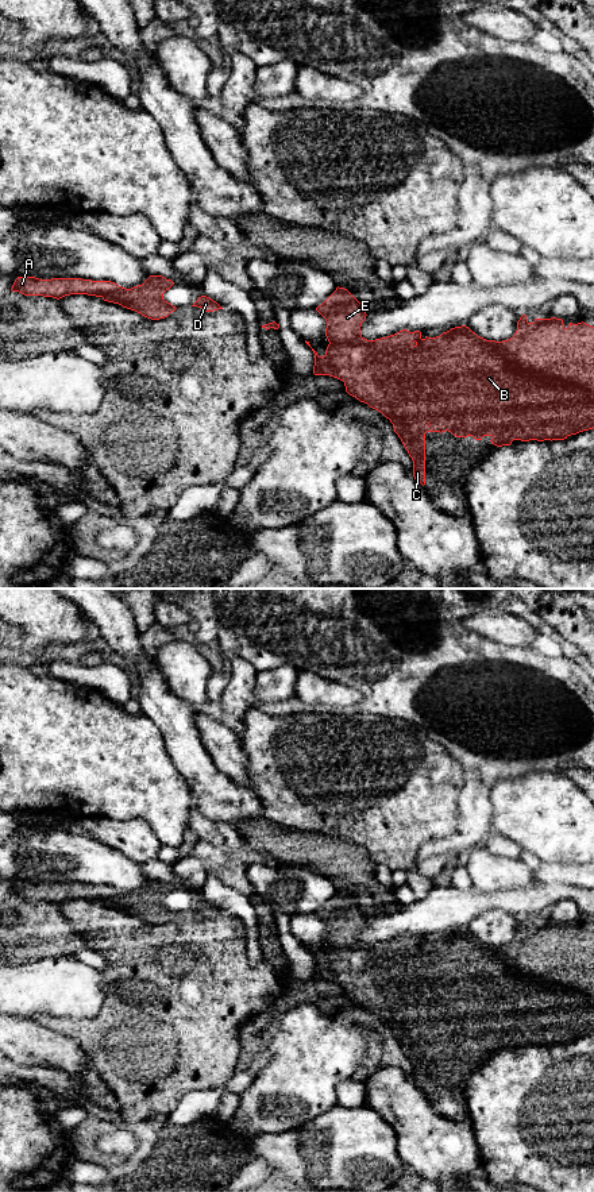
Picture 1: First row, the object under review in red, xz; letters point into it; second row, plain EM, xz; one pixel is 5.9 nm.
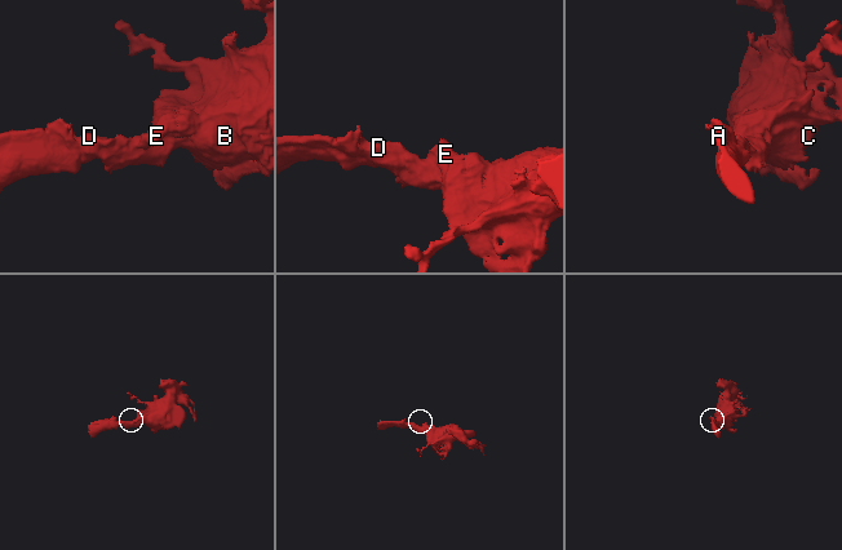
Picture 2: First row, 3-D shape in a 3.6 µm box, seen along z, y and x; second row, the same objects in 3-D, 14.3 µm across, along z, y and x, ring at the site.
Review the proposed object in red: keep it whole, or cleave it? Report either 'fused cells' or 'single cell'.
single cell

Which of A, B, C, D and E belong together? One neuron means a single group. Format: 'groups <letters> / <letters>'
groups A B C D E

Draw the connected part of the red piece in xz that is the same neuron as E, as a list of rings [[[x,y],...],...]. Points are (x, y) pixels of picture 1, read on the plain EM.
[[[336,892],[336,895],[321,909],[316,913],[316,915],[325,923],[327,926],[327,933],[325,933],[325,941],[329,946],[327,954],[325,954],[325,960],[324,961],[319,961],[317,957],[312,953],[313,958],[315,958],[315,971],[313,971],[313,979],[315,980],[329,980],[333,983],[338,983],[340,985],[344,987],[346,991],[346,996],[355,1002],[356,1004],[359,1004],[360,1007],[367,1008],[370,1012],[381,1017],[386,1023],[390,1025],[390,1027],[393,1029],[394,1037],[398,1039],[398,1042],[401,1044],[405,1054],[408,1056],[409,1061],[413,1065],[413,1081],[414,1084],[421,1088],[423,1091],[425,1089],[425,1038],[427,1037],[451,1037],[454,1041],[456,1042],[467,1042],[467,1041],[472,1041],[475,1045],[482,1045],[483,1041],[491,1041],[493,1044],[490,1045],[491,1049],[497,1050],[497,1052],[502,1052],[502,1050],[510,1050],[513,1045],[521,1045],[521,1046],[529,1046],[529,1045],[537,1045],[537,1046],[544,1046],[544,1045],[564,1045],[571,1039],[576,1039],[579,1037],[583,1035],[589,1035],[594,1033],[594,931],[586,929],[586,927],[578,927],[578,929],[572,929],[570,927],[570,930],[566,933],[563,929],[562,923],[556,923],[556,922],[551,922],[551,923],[535,923],[533,927],[529,927],[526,921],[522,919],[520,922],[520,925],[517,926],[517,936],[514,938],[513,942],[508,944],[508,945],[502,945],[502,946],[495,946],[495,945],[486,945],[481,941],[478,941],[475,937],[472,937],[468,931],[462,930],[462,931],[455,931],[451,933],[447,937],[443,937],[440,941],[436,942],[428,942],[425,941],[424,944],[421,942],[421,937],[420,936],[414,936],[414,937],[409,937],[408,934],[402,934],[394,940],[386,941],[386,942],[381,942],[381,944],[375,944],[375,945],[367,945],[360,940],[360,931],[362,927],[366,925],[366,917],[362,914],[362,907],[359,907],[347,894],[344,892]]]

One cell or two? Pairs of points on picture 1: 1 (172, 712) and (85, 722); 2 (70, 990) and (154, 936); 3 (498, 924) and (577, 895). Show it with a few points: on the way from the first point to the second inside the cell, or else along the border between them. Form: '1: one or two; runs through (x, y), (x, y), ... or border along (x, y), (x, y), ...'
1: two; border along (141, 713), (155, 725), (164, 741)
2: two; border along (99, 971), (105, 990), (104, 1002)
3: two; border along (486, 910), (505, 910), (521, 919)

